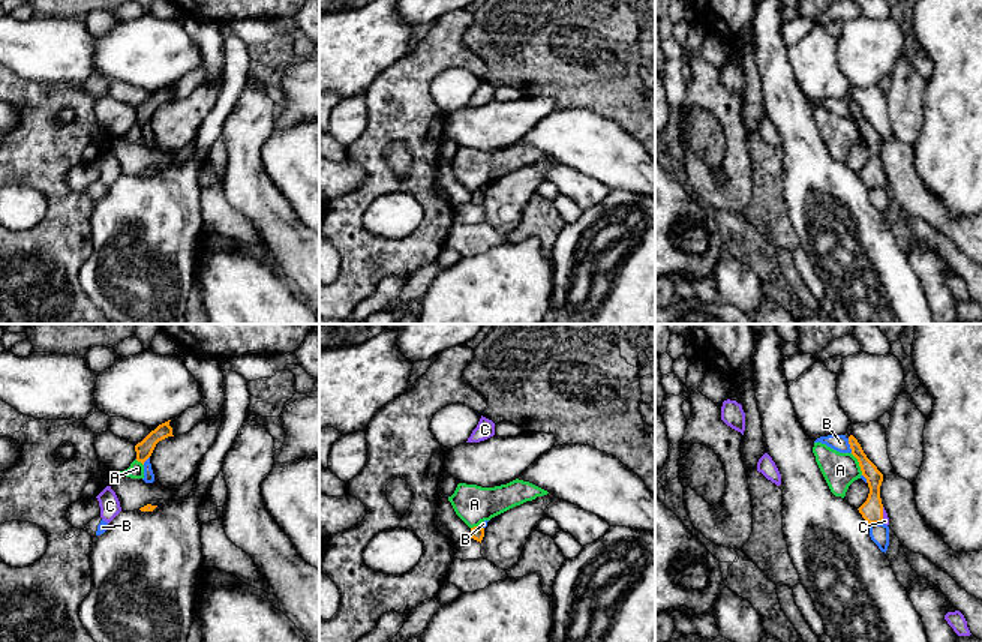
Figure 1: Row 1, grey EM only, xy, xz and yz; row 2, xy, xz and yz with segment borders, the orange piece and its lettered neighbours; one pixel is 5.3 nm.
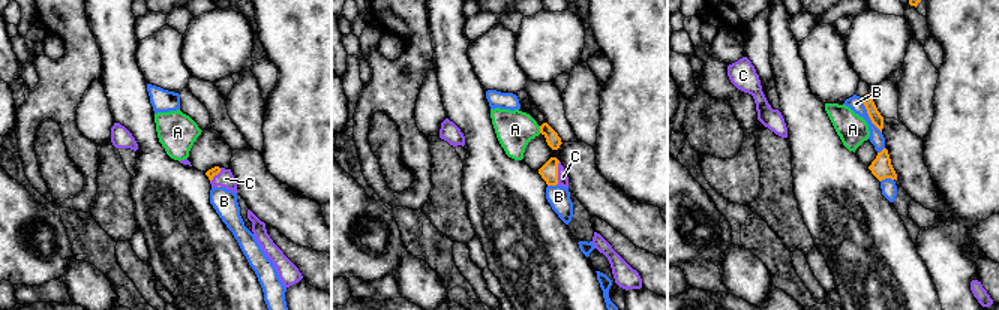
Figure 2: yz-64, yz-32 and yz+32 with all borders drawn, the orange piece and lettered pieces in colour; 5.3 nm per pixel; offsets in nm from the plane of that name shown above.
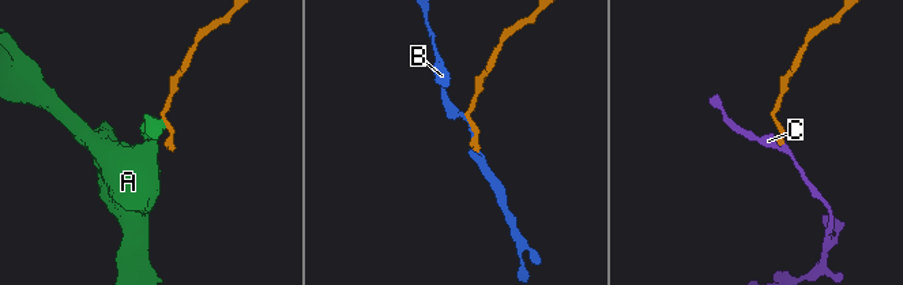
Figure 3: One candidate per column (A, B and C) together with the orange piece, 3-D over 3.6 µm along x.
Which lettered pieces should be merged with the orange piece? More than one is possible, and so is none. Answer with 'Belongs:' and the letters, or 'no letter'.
Belongs: C

